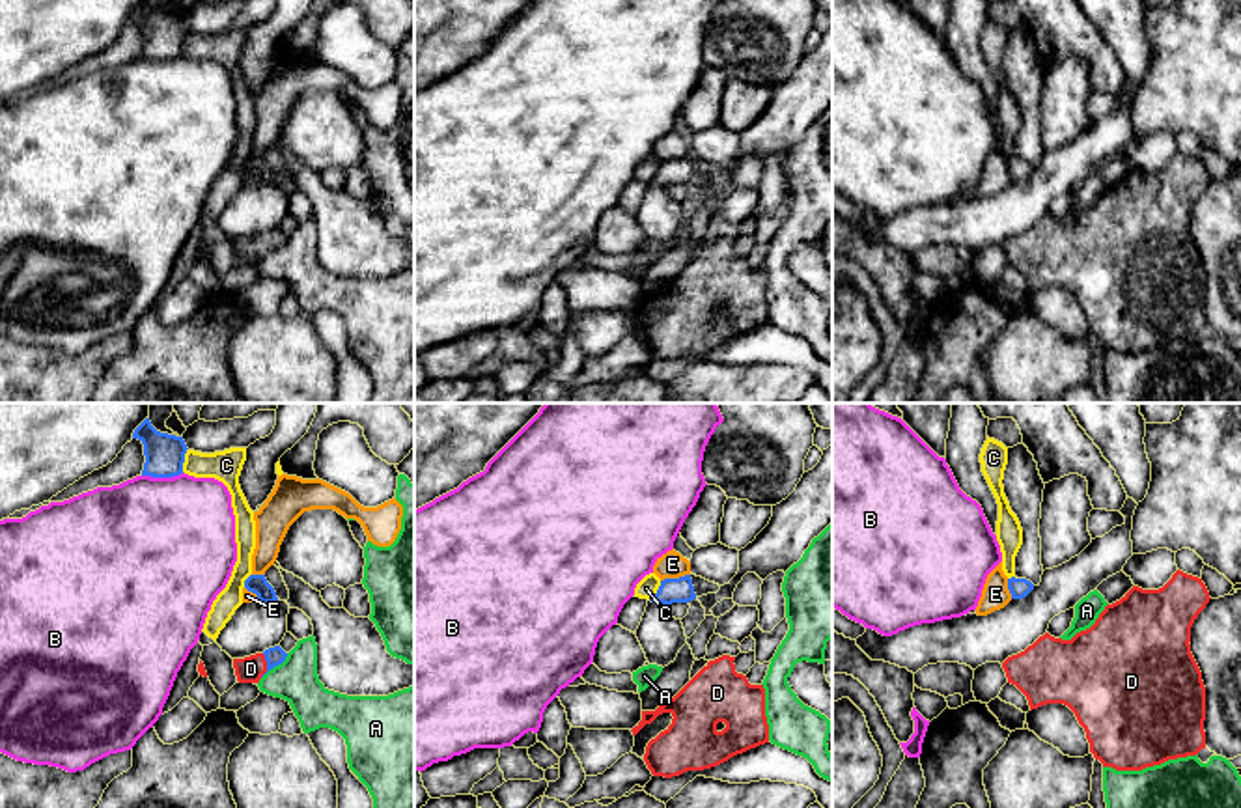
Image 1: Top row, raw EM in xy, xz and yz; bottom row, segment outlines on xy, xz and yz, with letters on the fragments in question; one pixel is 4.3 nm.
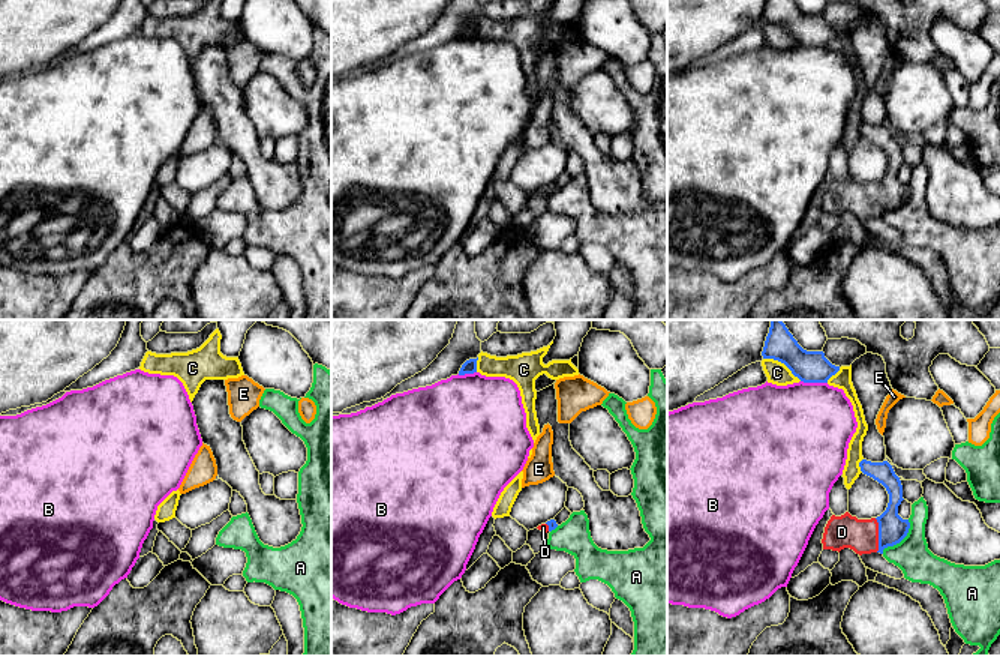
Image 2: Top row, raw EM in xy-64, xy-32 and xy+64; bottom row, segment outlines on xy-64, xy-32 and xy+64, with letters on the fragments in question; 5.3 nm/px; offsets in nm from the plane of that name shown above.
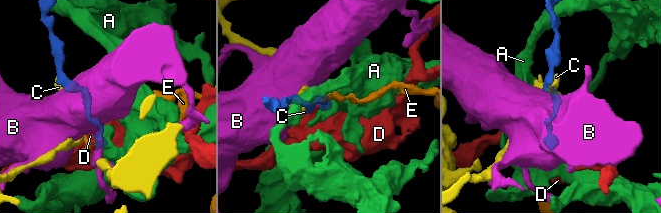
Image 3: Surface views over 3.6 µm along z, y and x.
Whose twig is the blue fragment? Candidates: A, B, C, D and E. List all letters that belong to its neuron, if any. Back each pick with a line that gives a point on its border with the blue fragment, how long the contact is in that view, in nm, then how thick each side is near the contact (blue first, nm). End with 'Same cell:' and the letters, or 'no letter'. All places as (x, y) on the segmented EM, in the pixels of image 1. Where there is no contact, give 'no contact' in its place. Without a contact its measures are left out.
D: meets blue in xy at (267, 665); contact 110 nm long; 80 nm thick on the blue side, 110 nm on the other
Same cell: D

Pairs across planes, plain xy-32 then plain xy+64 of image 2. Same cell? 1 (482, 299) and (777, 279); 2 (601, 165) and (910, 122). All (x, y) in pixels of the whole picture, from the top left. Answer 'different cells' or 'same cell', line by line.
1: different cells
2: different cells

